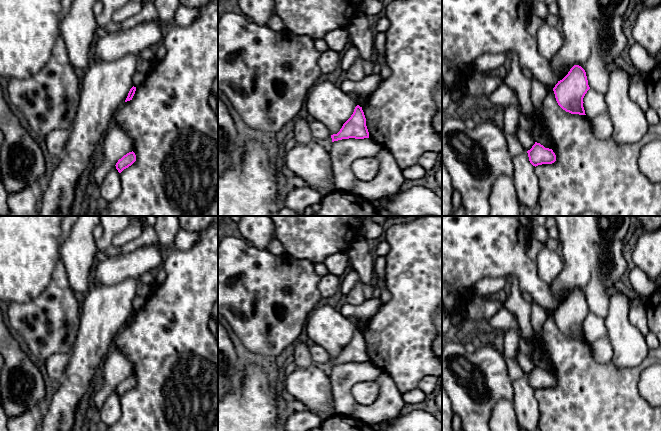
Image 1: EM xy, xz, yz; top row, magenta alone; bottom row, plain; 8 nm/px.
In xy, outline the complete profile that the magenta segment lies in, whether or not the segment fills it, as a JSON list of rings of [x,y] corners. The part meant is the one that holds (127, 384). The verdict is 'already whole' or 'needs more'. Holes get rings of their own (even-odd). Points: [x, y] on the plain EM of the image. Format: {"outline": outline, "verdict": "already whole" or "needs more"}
{"outline": [[[132,375],[124,379],[121,383],[119,383],[115,390],[118,396],[121,397],[124,393],[131,390],[135,385],[136,385],[136,379]]], "verdict": "already whole"}

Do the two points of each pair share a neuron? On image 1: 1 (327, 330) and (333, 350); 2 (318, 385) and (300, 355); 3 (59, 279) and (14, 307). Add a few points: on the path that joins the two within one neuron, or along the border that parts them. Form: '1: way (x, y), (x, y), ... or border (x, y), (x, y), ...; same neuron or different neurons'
1: way (332, 335), (333, 345); same neuron
2: border (314, 363), (307, 367), (297, 368); different neurons
3: way (51, 291), (34, 308), (26, 308); same neuron

